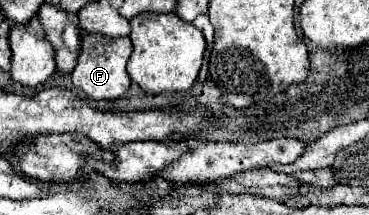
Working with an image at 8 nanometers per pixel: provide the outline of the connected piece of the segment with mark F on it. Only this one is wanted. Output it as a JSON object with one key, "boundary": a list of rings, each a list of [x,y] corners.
{"boundary":[[[88,33],[82,37],[82,53],[78,57],[78,65],[72,71],[72,83],[76,89],[84,91],[90,99],[118,99],[130,87],[130,77],[126,71],[128,57],[132,53],[132,43],[128,37],[104,37],[98,33]]]}

